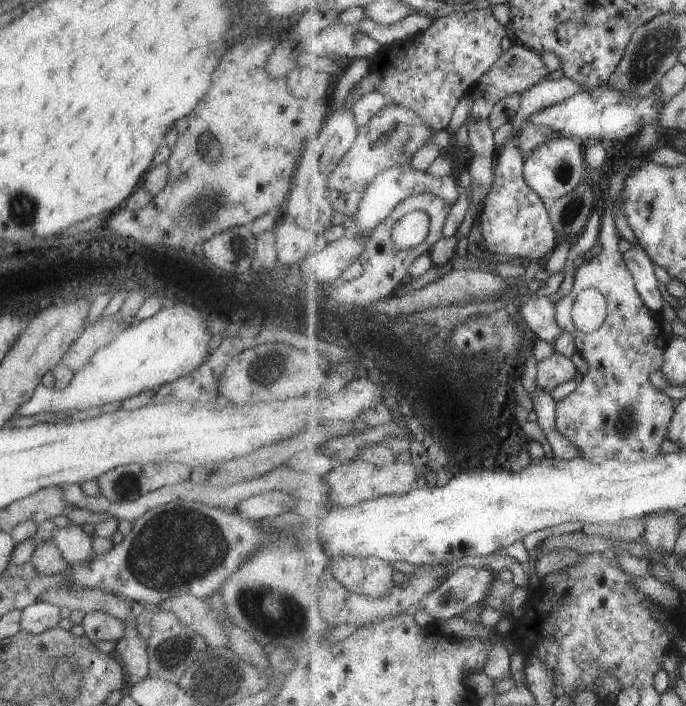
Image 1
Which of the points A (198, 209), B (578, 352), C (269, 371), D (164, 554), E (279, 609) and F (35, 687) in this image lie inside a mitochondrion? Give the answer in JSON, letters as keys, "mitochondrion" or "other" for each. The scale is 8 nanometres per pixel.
{"A":"mitochondrion","B":"other","C":"mitochondrion","D":"mitochondrion","E":"mitochondrion","F":"mitochondrion"}

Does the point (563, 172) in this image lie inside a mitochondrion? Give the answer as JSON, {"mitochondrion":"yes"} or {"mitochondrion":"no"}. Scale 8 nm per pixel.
{"mitochondrion":"yes"}

